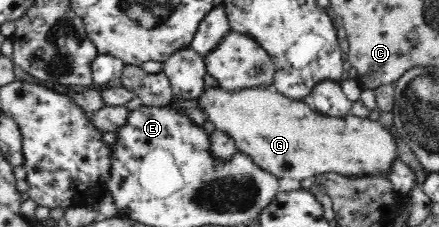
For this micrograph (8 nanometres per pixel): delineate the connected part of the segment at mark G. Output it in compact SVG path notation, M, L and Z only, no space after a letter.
M273 86L229 91L219 87L205 90L198 98L199 109L215 129L226 133L237 149L248 155L261 169L281 179L289 177L303 181L321 173L338 173L345 177L363 175L389 175L393 161L399 158L399 149L393 133L377 121L361 119L355 115L328 117L315 112L304 100L292 100Z

